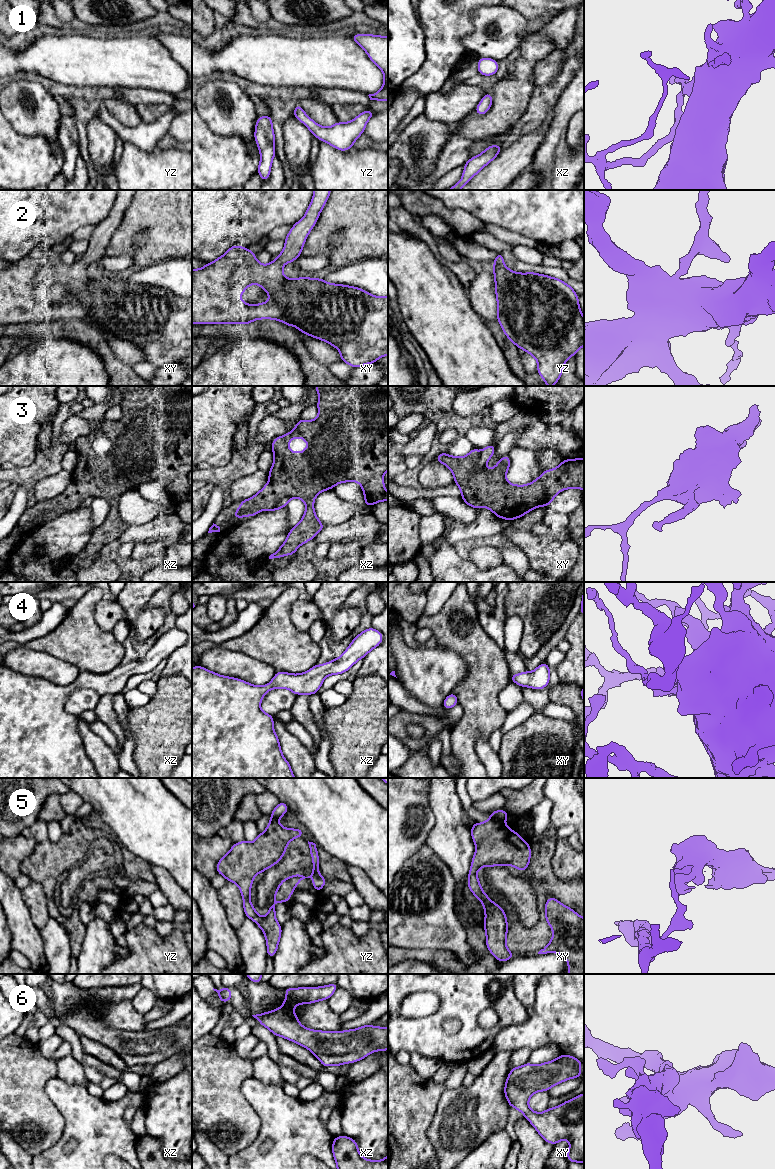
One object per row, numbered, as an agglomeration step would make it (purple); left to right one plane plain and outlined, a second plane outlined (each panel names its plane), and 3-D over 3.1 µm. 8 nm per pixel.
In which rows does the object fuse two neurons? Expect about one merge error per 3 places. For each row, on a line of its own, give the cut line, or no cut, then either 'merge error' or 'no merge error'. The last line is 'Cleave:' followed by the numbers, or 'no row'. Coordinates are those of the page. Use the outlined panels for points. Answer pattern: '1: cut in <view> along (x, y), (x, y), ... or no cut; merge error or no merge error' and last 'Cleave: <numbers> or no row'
1: no cut; no merge error
2: no cut; no merge error
3: cut in xz along (290, 498), (281, 498), (269, 510); merge error
4: no cut; no merge error
5: cut in xy along (491, 817), (502, 821); merge error
6: no cut; no merge error
Cleave: 3, 5

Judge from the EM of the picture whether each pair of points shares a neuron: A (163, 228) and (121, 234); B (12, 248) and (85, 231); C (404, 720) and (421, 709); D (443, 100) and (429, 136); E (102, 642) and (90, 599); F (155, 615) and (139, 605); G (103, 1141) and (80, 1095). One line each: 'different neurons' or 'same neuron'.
A: same neuron
B: different neurons
C: different neurons
D: different neurons
E: same neuron
F: same neuron
G: same neuron

